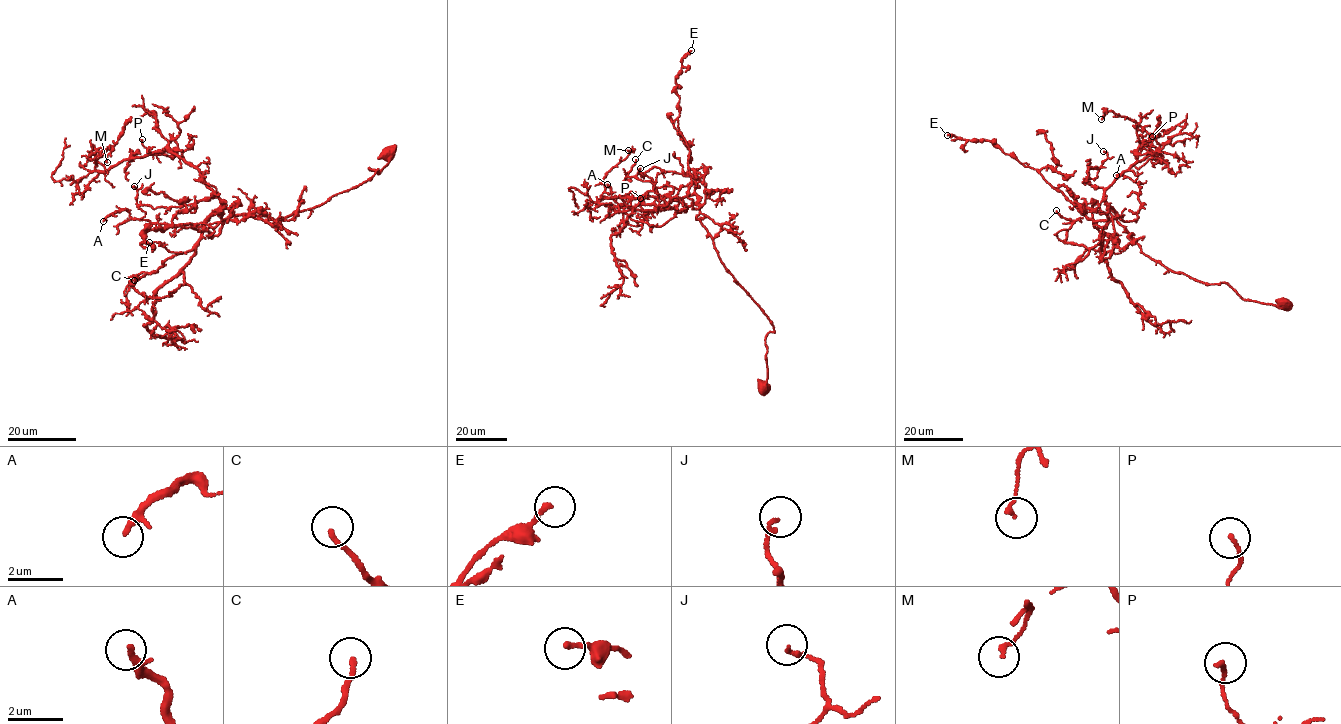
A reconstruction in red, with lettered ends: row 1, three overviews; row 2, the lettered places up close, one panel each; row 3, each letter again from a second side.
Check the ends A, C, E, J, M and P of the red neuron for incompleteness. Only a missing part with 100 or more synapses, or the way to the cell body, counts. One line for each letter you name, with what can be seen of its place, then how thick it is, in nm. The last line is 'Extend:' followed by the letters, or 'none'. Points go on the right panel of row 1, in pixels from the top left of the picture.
Extend: none

